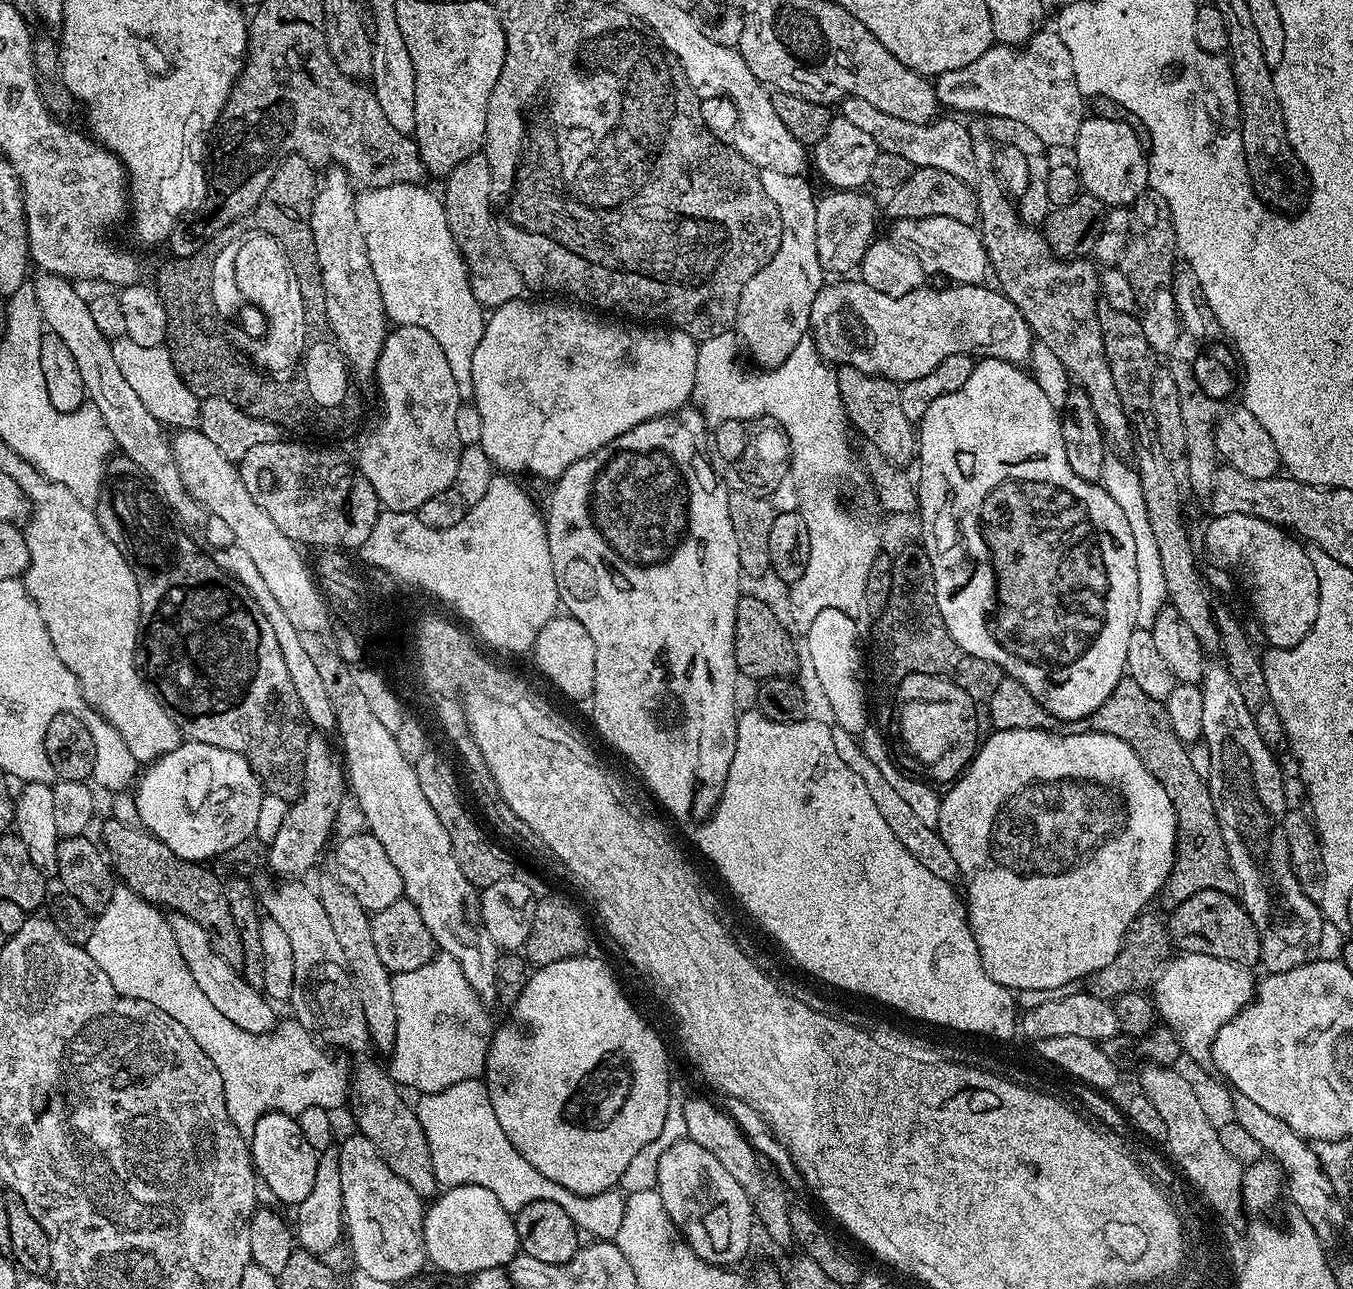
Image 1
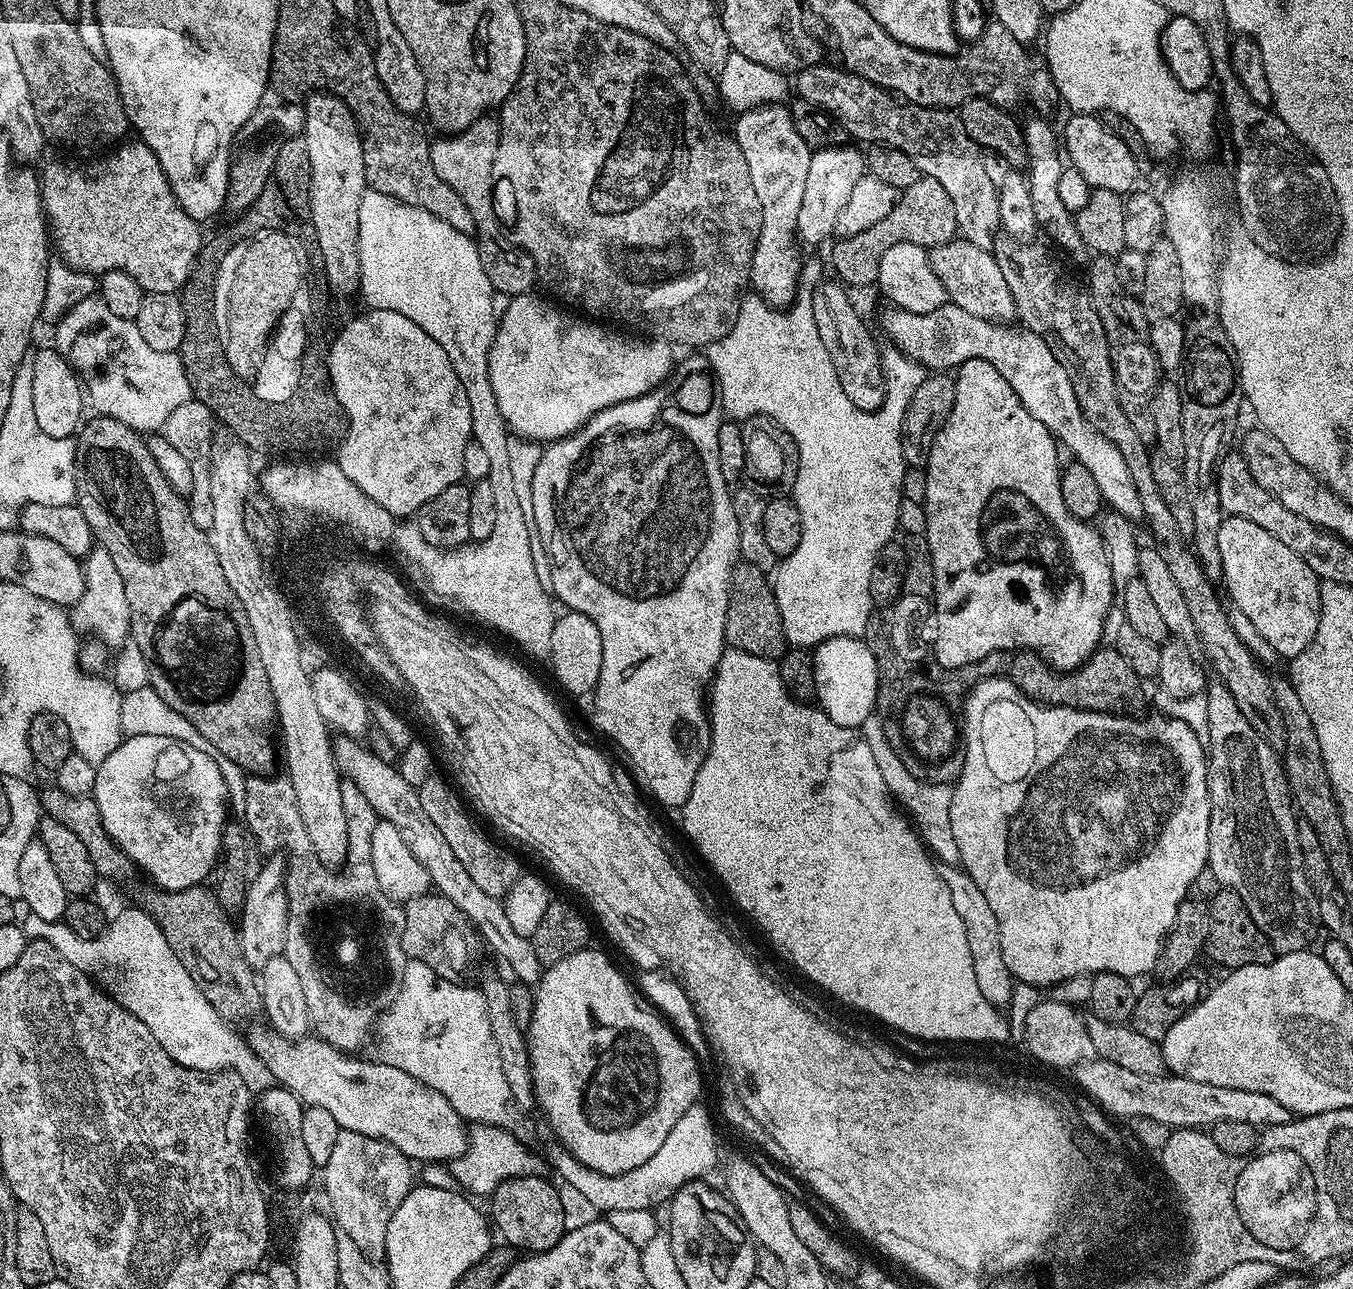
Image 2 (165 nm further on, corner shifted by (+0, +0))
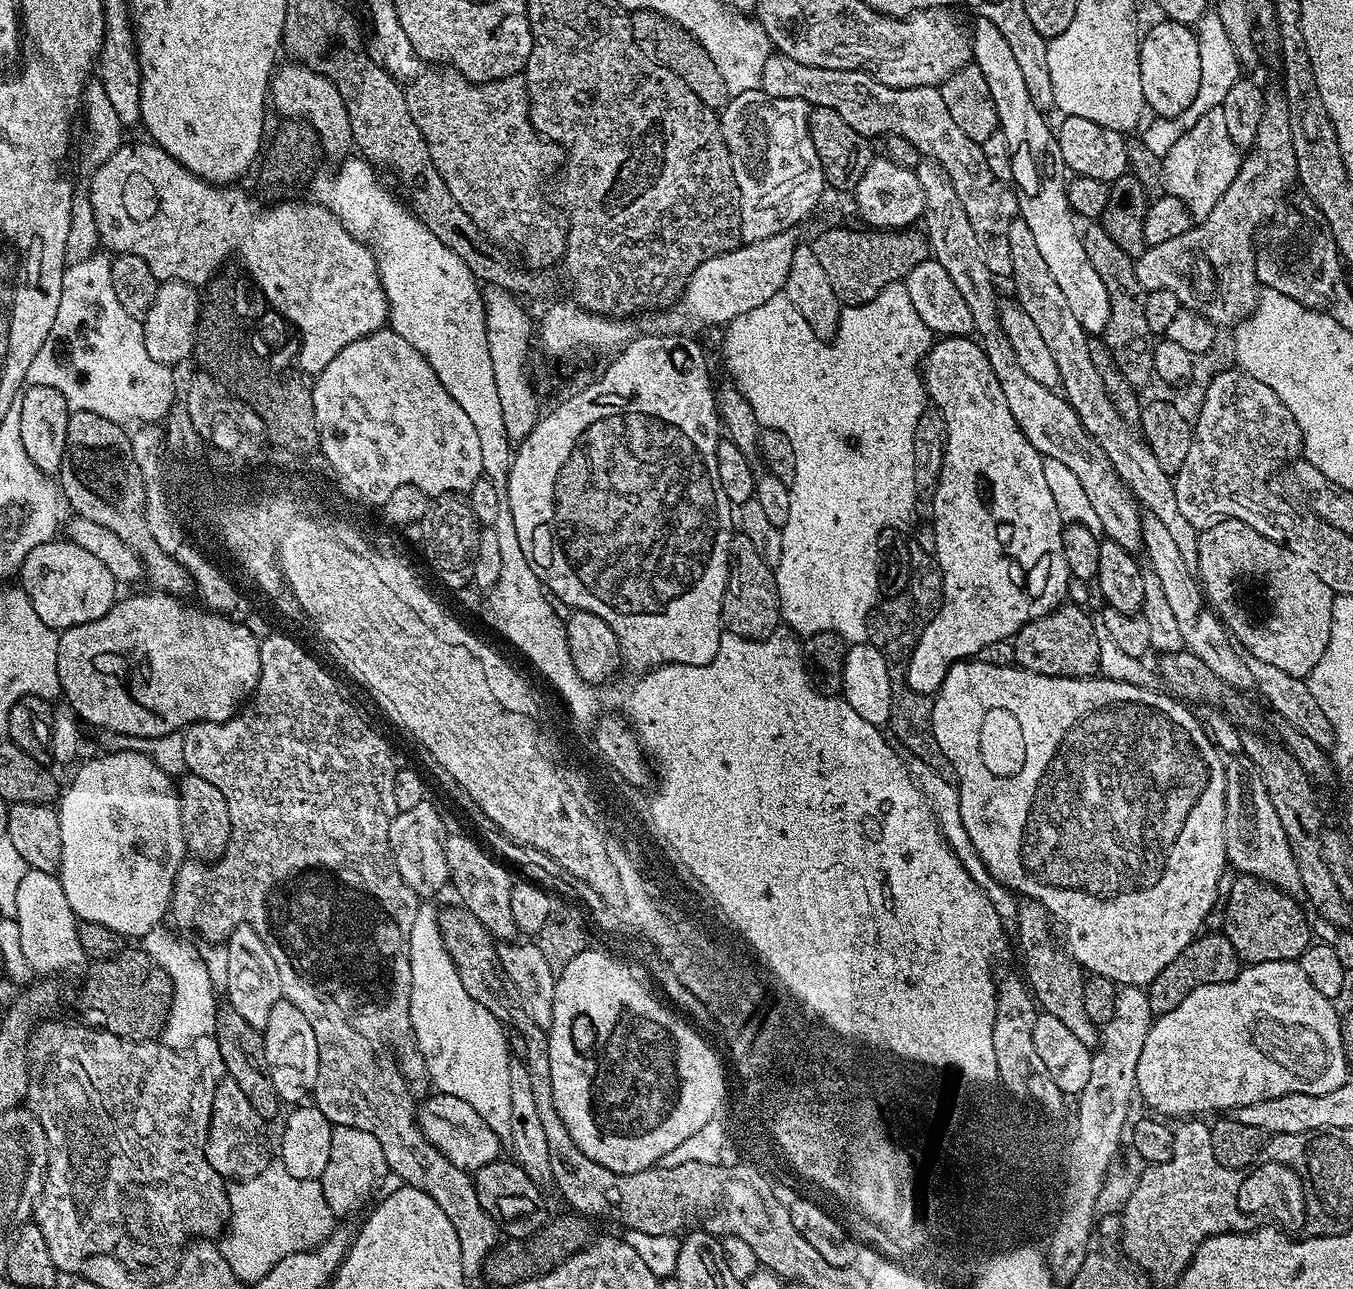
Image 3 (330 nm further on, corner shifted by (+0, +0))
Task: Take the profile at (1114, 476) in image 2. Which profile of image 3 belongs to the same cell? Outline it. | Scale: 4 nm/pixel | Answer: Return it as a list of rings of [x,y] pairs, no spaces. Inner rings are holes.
[[[1145,511],[1140,517],[1142,522],[1142,549],[1143,555],[1148,555],[1147,567],[1154,574],[1158,574],[1158,582],[1166,593],[1168,605],[1172,609],[1174,619],[1178,622],[1178,630],[1182,633],[1184,648],[1193,652],[1206,666],[1210,666],[1212,673],[1222,682],[1226,682],[1231,688],[1237,690],[1255,689],[1254,674],[1250,674],[1248,660],[1232,649],[1233,637],[1225,627],[1224,621],[1216,615],[1206,599],[1204,589],[1193,569],[1182,559],[1182,553],[1178,551],[1178,545],[1174,543],[1166,525],[1154,514]]]

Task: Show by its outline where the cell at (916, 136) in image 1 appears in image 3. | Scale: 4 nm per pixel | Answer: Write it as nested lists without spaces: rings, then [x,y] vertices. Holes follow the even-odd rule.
[[[773,54],[766,58],[766,66],[762,66],[759,89],[774,98],[798,98],[810,106],[834,110],[858,134],[869,138],[898,134],[914,145],[921,157],[939,162],[950,176],[950,182],[954,182],[958,202],[962,202],[970,217],[970,226],[974,226],[990,274],[994,278],[1011,277],[1010,222],[1018,219],[1016,192],[1005,181],[996,180],[990,166],[986,166],[983,147],[962,134],[946,102],[942,102],[939,87],[895,88],[878,82],[866,72],[826,70]]]

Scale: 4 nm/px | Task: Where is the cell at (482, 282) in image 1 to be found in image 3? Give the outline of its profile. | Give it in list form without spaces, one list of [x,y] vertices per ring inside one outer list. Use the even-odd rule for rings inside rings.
[[[428,66],[407,81],[404,97],[406,110],[410,110],[410,118],[414,118],[414,126],[422,130],[434,170],[442,174],[442,182],[446,182],[450,194],[454,194],[459,204],[476,204],[476,200],[484,200],[484,196],[472,196],[472,192],[476,192],[476,184],[528,184],[528,176],[547,181],[552,164],[559,165],[565,159],[559,144],[545,140],[534,130],[528,109],[528,87],[523,75],[475,84],[447,67]]]

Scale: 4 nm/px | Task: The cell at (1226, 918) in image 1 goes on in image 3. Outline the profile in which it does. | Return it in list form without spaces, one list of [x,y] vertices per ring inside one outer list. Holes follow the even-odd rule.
[[[1240,874],[1235,878],[1237,880],[1229,888],[1227,885],[1226,895],[1222,900],[1222,935],[1228,939],[1230,946],[1234,946],[1241,961],[1248,964],[1279,960],[1299,961],[1300,956],[1314,940],[1313,925],[1309,918],[1307,920],[1304,917],[1304,912],[1300,909],[1301,901],[1293,893],[1283,892],[1281,888],[1259,880],[1257,876]]]

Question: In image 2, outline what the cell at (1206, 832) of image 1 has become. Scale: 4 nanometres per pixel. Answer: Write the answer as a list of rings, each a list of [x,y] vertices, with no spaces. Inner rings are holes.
[[[1101,646],[1092,653],[1085,664],[1070,672],[1061,672],[1053,668],[1044,659],[1031,650],[1020,650],[1015,653],[1012,665],[1006,671],[1007,679],[1011,680],[1024,696],[1028,696],[1037,704],[1060,704],[1063,708],[1081,708],[1091,712],[1108,712],[1120,714],[1136,696],[1142,687],[1141,681],[1130,670],[1130,662],[1118,654],[1114,646]]]

